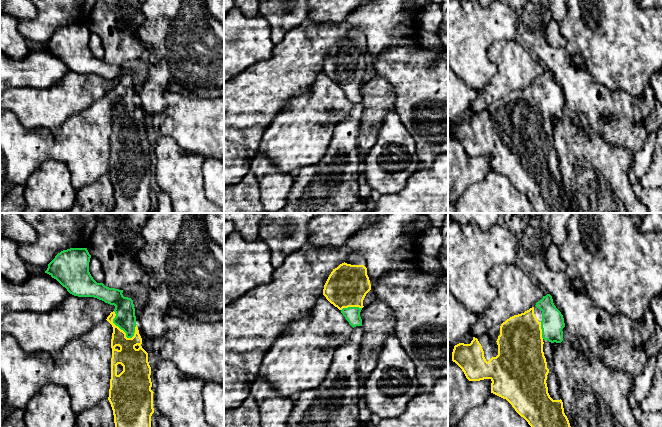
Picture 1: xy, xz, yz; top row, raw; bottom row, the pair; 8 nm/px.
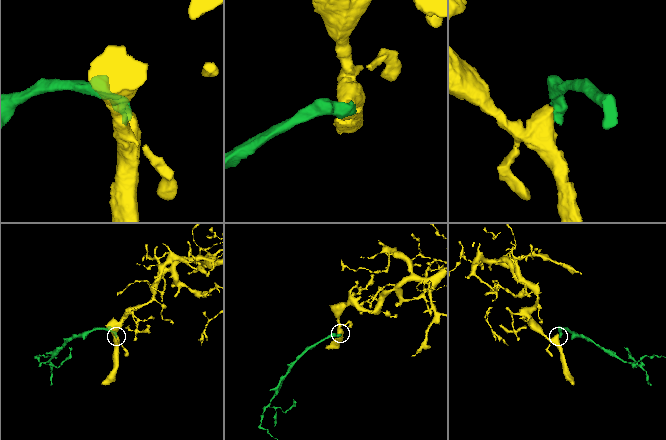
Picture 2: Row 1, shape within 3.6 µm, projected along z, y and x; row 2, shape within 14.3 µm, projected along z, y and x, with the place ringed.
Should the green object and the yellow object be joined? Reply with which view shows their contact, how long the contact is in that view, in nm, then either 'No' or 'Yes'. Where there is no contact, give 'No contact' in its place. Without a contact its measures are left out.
Touches green in xy. Shared border 260 nm. Yes

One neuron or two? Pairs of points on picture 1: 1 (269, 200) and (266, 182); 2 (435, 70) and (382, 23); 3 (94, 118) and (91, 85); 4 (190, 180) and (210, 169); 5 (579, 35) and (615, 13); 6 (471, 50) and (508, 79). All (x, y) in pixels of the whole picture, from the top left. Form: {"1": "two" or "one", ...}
{"1": "one", "2": "two", "3": "two", "4": "two", "5": "one", "6": "two"}

